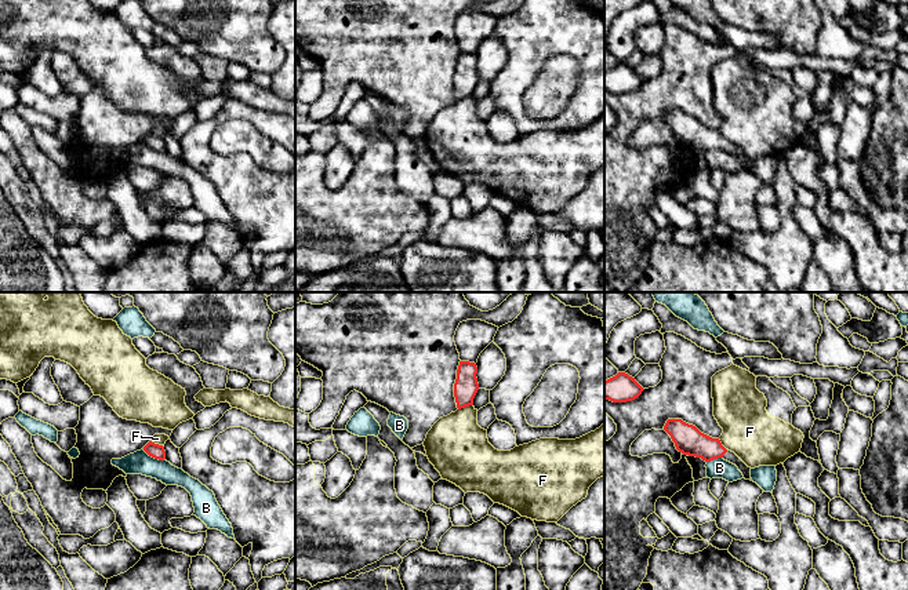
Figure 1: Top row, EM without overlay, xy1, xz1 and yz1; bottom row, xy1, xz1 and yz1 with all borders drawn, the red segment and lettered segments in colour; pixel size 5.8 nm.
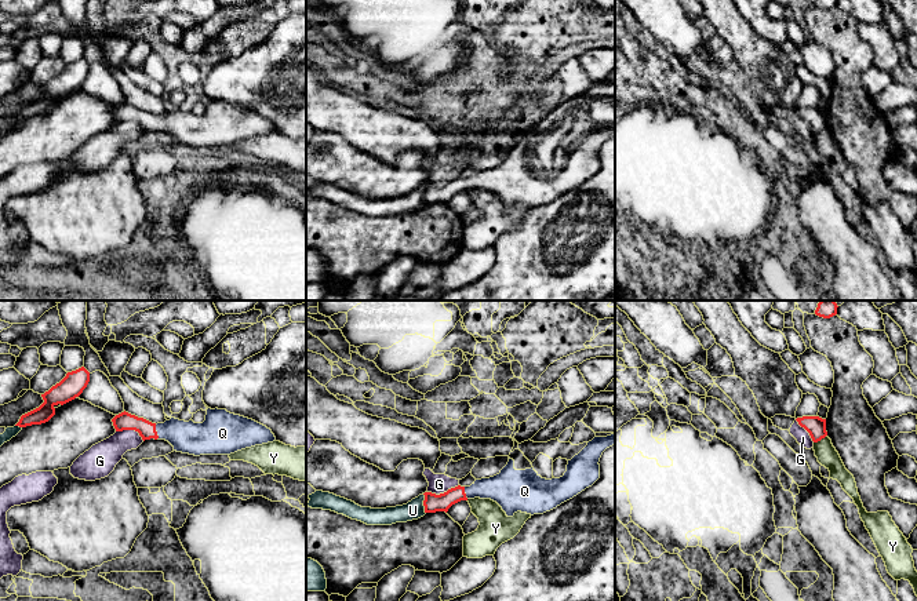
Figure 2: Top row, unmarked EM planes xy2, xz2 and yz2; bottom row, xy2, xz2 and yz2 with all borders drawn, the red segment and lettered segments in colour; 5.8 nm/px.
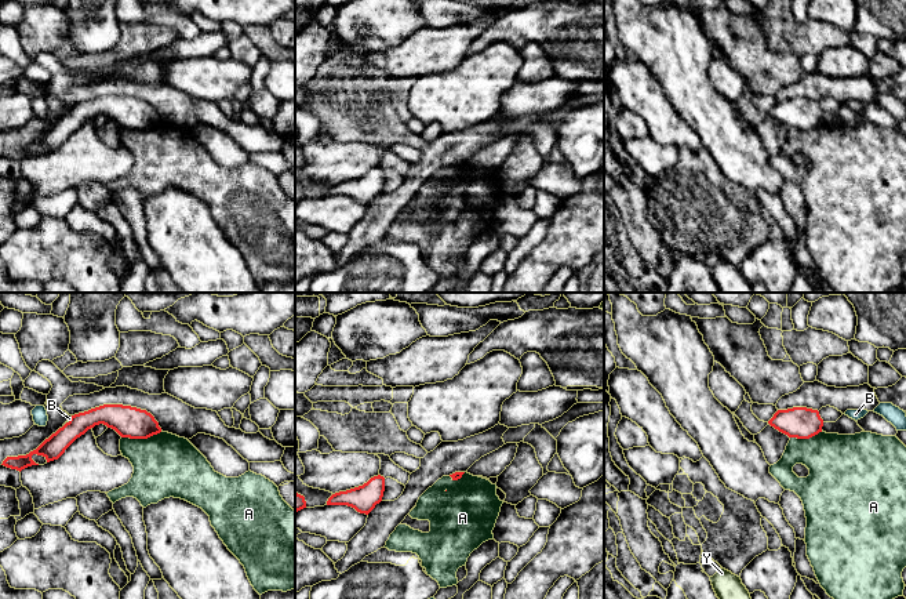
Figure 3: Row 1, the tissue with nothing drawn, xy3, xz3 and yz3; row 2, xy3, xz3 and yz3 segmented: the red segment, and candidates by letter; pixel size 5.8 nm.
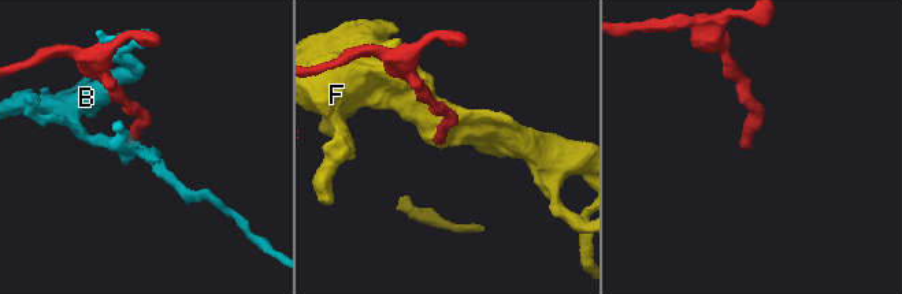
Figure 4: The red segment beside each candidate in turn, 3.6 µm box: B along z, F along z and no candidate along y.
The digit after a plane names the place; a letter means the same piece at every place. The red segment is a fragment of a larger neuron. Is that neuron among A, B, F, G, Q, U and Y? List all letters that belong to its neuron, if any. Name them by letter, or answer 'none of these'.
none of these

